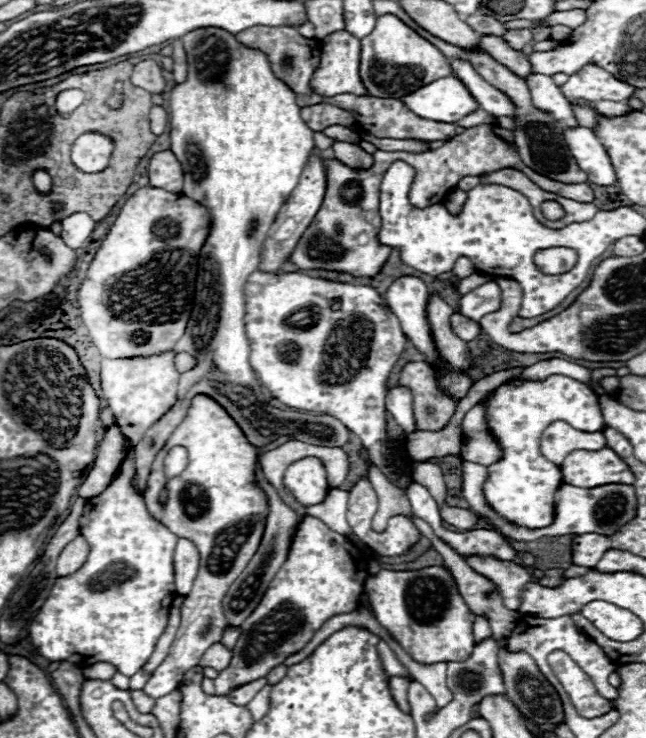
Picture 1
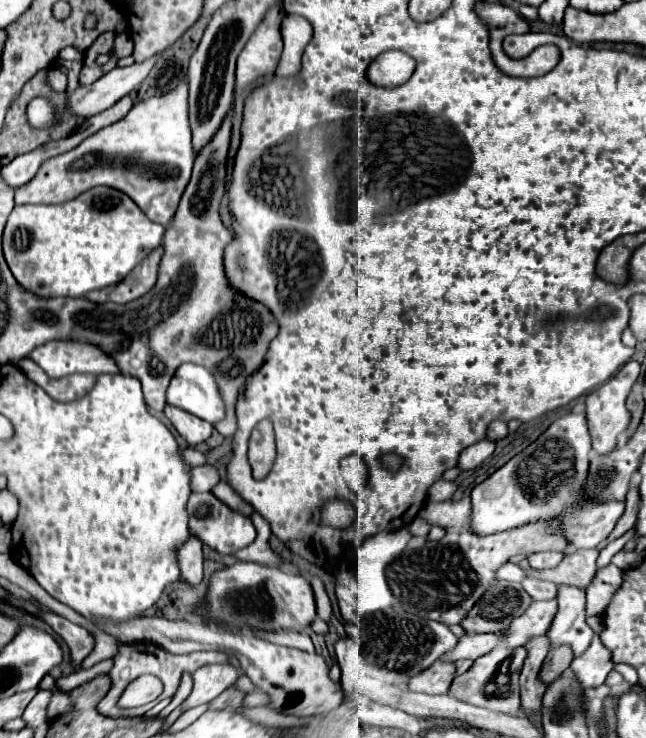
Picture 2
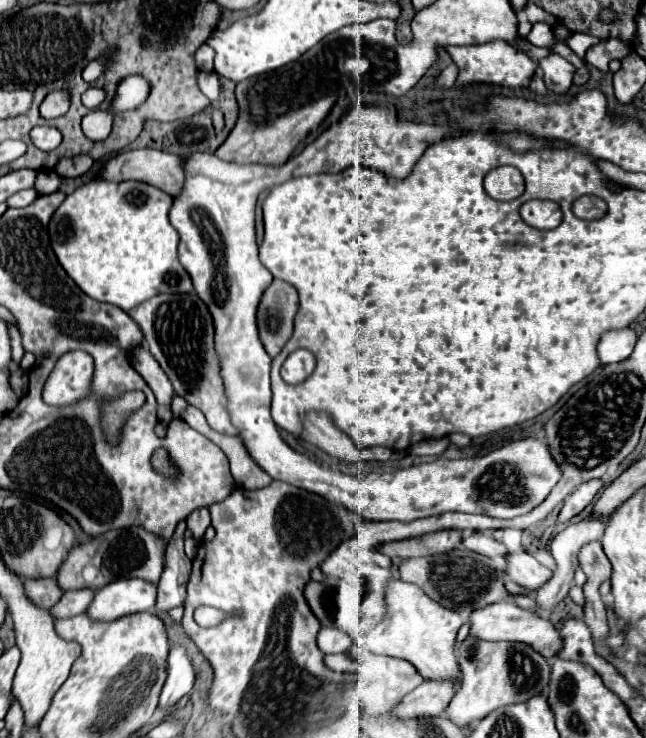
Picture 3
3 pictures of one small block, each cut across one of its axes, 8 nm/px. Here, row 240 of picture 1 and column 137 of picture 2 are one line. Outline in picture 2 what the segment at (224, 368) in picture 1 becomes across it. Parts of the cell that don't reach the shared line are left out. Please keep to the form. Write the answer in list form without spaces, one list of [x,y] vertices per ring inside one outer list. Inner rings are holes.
[[[94,186],[86,190],[78,198],[64,204],[26,204],[14,206],[8,224],[4,228],[4,256],[14,274],[14,278],[28,292],[40,298],[54,296],[84,296],[90,290],[106,288],[118,284],[128,276],[128,272],[148,256],[148,252],[160,246],[164,236],[164,226],[148,220],[148,216],[128,198],[124,192],[114,190],[110,186]],[[32,264],[34,270],[28,272],[26,266]]]

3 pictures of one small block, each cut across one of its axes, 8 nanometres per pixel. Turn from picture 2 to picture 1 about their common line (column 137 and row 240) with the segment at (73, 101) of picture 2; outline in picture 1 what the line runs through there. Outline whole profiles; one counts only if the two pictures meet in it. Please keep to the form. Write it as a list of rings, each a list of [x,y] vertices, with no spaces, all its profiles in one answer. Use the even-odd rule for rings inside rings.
[[[76,212],[62,222],[62,240],[66,242],[66,246],[78,250],[94,232],[94,228],[96,228],[96,222],[88,214]]]

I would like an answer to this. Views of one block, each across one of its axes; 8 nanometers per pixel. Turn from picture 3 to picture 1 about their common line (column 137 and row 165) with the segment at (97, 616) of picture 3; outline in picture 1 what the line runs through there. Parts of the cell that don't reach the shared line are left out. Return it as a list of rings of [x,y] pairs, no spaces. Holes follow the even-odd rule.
[[[584,126],[564,130],[564,138],[574,160],[584,172],[588,172],[588,182],[596,186],[616,186],[616,172],[612,168],[610,156],[596,134]]]

